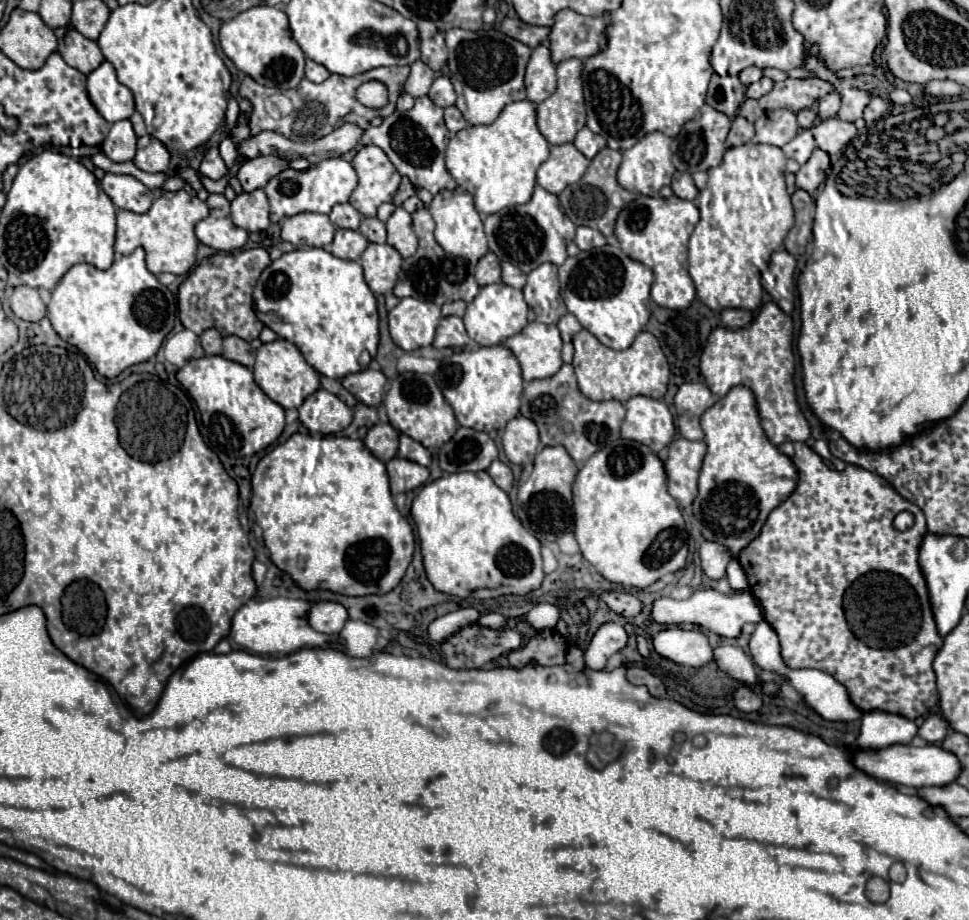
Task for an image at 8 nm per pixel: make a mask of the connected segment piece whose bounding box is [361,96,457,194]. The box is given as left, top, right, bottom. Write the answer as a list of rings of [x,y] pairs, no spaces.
[[[429,96],[415,98],[415,106],[405,112],[393,112],[383,120],[381,126],[365,130],[361,146],[379,146],[399,174],[407,176],[415,188],[427,188],[431,194],[457,188],[455,180],[445,168],[445,148],[451,132],[443,122],[443,108],[435,106]]]

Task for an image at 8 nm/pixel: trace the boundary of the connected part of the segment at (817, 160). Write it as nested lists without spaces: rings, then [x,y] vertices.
[[[815,152],[807,164],[801,166],[801,170],[795,174],[795,188],[805,190],[813,194],[821,182],[825,180],[825,166],[829,166],[829,156],[825,152]]]

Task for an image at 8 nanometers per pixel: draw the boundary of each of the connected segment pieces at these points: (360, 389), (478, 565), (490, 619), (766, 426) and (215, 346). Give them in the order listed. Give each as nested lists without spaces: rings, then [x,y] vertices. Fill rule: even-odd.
[[[361,370],[357,374],[349,374],[341,380],[341,384],[363,404],[367,406],[379,406],[383,400],[383,388],[387,384],[387,378],[383,372],[377,370]]]
[[[487,472],[449,474],[425,484],[413,500],[411,516],[419,534],[423,566],[435,590],[457,598],[469,598],[471,592],[481,588],[507,586],[513,588],[515,594],[529,594],[541,586],[541,542],[531,532],[527,532],[523,524],[515,518],[509,496],[493,482],[493,478]]]
[[[487,612],[481,615],[478,623],[485,627],[501,630],[505,627],[507,619],[503,615],[496,612]]]
[[[767,302],[749,326],[737,330],[725,326],[715,328],[707,338],[707,346],[699,362],[701,374],[713,394],[725,396],[733,386],[747,386],[755,394],[765,436],[775,446],[783,442],[805,442],[809,438],[809,424],[795,398],[791,334],[791,318],[775,302]]]
[[[205,330],[199,336],[199,340],[201,340],[201,346],[203,346],[203,350],[207,354],[221,354],[221,342],[223,342],[223,338],[221,338],[221,334],[217,330]]]

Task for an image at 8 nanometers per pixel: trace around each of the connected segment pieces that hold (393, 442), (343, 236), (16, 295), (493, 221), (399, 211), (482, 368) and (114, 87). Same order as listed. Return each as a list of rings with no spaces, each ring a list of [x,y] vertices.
[[[389,423],[377,424],[369,428],[365,436],[365,446],[373,452],[375,458],[379,458],[381,462],[389,462],[397,456],[399,433]]]
[[[337,230],[331,252],[337,258],[345,258],[345,260],[359,260],[359,256],[363,254],[363,250],[367,248],[369,240],[365,240],[365,236],[361,236],[355,230]]]
[[[17,286],[9,298],[13,314],[25,322],[39,322],[45,316],[45,304],[39,292],[31,286]]]
[[[535,186],[533,198],[527,204],[505,208],[485,218],[485,236],[489,242],[489,250],[501,262],[515,264],[525,274],[545,262],[561,266],[567,258],[567,244],[575,238],[575,224],[559,208],[561,202],[555,194],[545,192],[545,188],[541,186]]]
[[[399,206],[385,224],[387,224],[387,244],[391,244],[403,258],[413,256],[413,252],[417,250],[417,236],[413,232],[411,214]]]
[[[489,346],[455,352],[453,356],[441,360],[435,380],[447,404],[453,408],[457,422],[465,428],[477,428],[481,432],[503,430],[507,422],[519,414],[523,378],[519,362],[509,348]]]
[[[103,62],[87,76],[87,94],[97,112],[111,124],[127,120],[135,112],[131,90],[117,80],[109,62]]]

